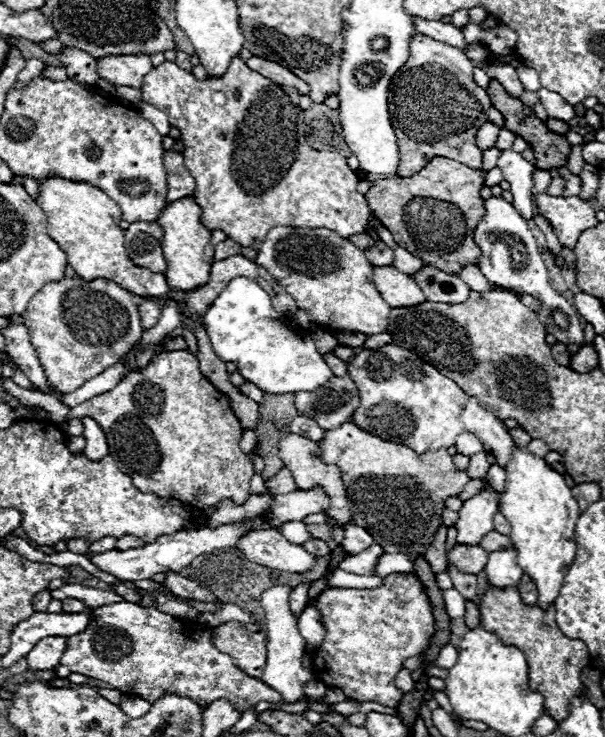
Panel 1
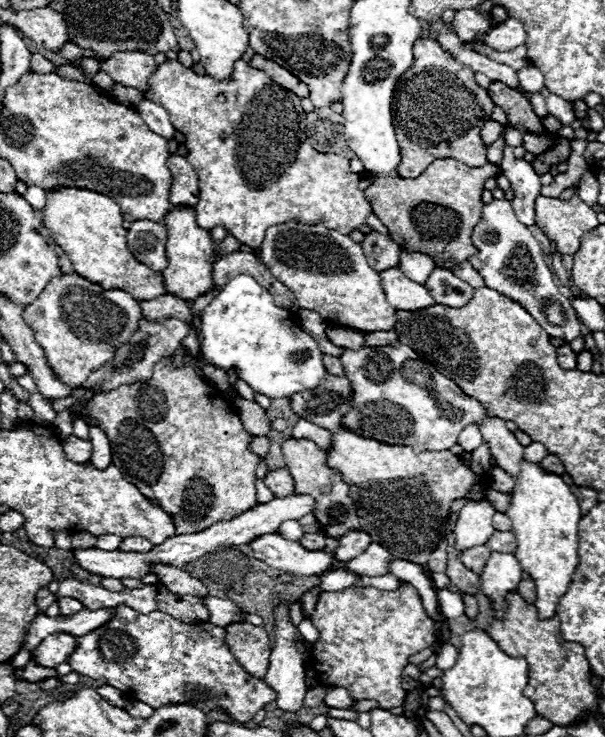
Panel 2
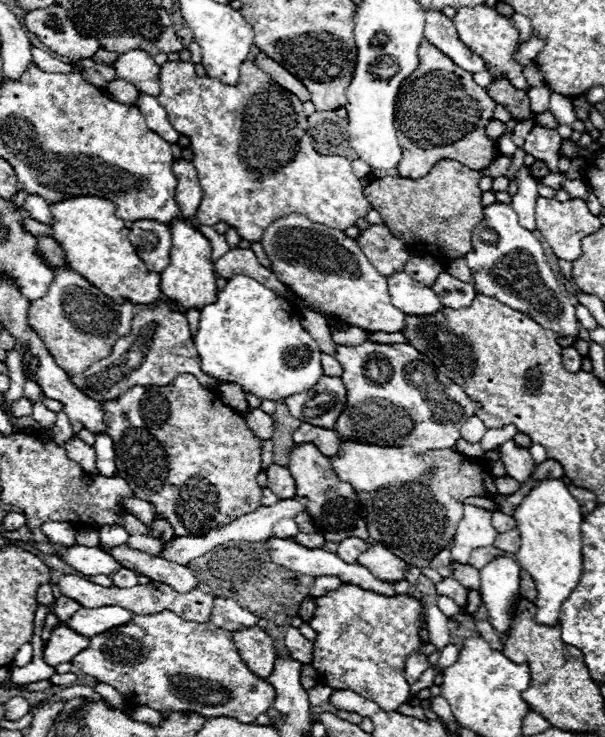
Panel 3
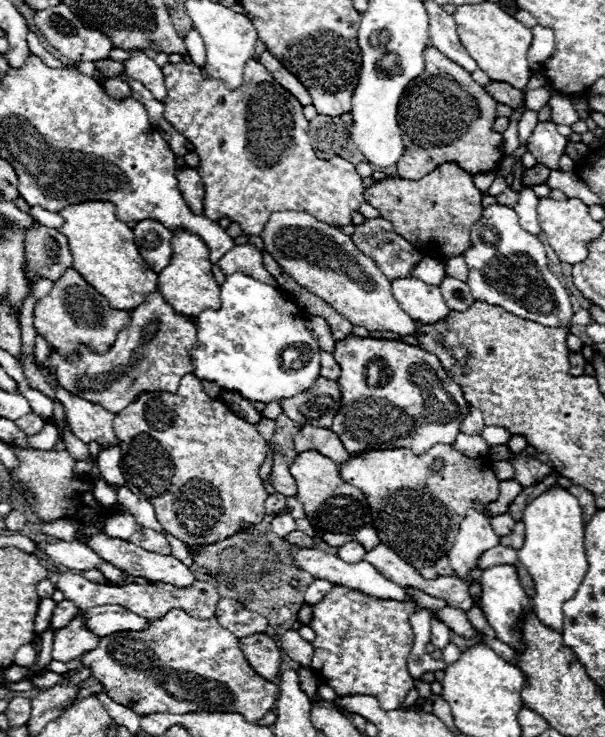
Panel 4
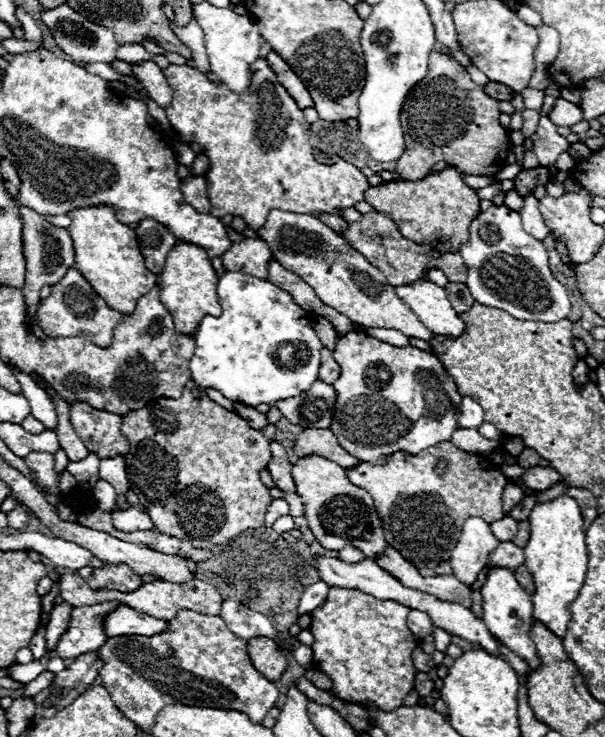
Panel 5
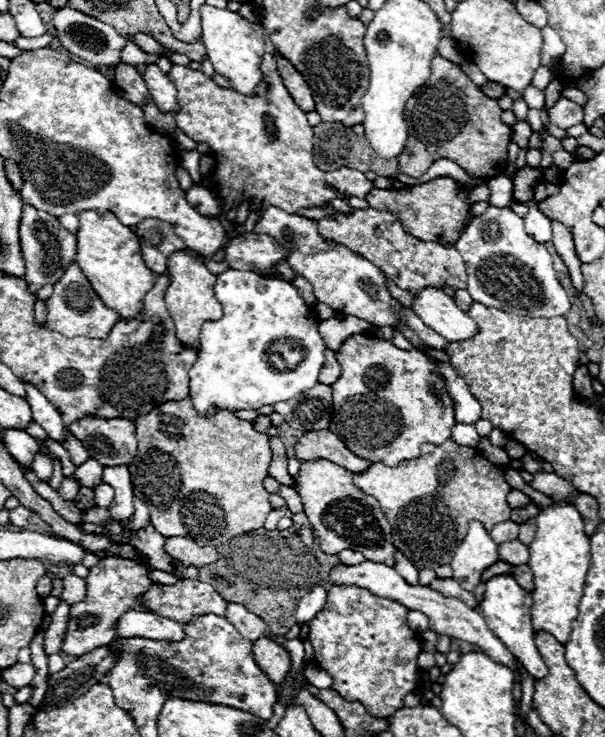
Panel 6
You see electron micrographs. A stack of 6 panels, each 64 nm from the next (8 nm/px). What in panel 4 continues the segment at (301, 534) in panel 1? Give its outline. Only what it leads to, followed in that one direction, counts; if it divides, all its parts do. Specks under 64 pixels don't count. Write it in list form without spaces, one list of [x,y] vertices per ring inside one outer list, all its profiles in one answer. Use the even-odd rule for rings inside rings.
[[[290,514],[274,518],[274,522],[272,522],[272,532],[276,532],[278,536],[286,536],[286,534],[290,534],[294,530],[296,530],[296,522],[294,522],[294,518]]]

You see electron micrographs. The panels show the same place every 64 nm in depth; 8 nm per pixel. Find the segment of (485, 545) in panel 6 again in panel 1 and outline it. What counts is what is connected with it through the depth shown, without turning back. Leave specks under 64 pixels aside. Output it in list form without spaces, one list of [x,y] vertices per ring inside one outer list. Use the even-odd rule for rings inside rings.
[[[484,486],[476,496],[462,504],[458,514],[456,540],[460,544],[478,544],[480,538],[494,530],[492,518],[498,512],[498,492],[492,486]]]

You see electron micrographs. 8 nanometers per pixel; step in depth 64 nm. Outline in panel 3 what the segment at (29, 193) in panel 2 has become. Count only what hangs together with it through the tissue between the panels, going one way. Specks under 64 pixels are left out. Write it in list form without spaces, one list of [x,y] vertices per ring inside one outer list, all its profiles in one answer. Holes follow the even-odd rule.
[[[30,194],[28,198],[26,198],[26,210],[32,214],[32,218],[34,220],[38,220],[38,222],[42,222],[42,224],[50,224],[50,208],[48,208],[48,204],[44,202],[44,198],[40,198],[40,196],[36,196],[36,194]]]

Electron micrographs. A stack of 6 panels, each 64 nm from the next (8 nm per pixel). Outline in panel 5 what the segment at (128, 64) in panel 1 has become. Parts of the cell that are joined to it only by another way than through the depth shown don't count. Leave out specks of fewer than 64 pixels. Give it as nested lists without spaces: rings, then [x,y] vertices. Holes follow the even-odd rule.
[[[152,60],[132,64],[132,74],[144,84],[150,98],[156,100],[158,106],[162,108],[168,106],[168,102],[172,100],[172,88],[168,86],[164,72]]]

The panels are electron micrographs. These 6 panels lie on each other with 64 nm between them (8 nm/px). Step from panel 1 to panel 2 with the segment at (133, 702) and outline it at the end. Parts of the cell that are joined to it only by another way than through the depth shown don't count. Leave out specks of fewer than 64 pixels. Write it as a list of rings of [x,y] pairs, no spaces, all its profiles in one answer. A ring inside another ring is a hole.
[[[128,702],[128,704],[124,706],[124,710],[126,710],[132,718],[148,718],[148,716],[152,716],[152,708],[150,708],[148,704],[144,704],[144,702]]]

